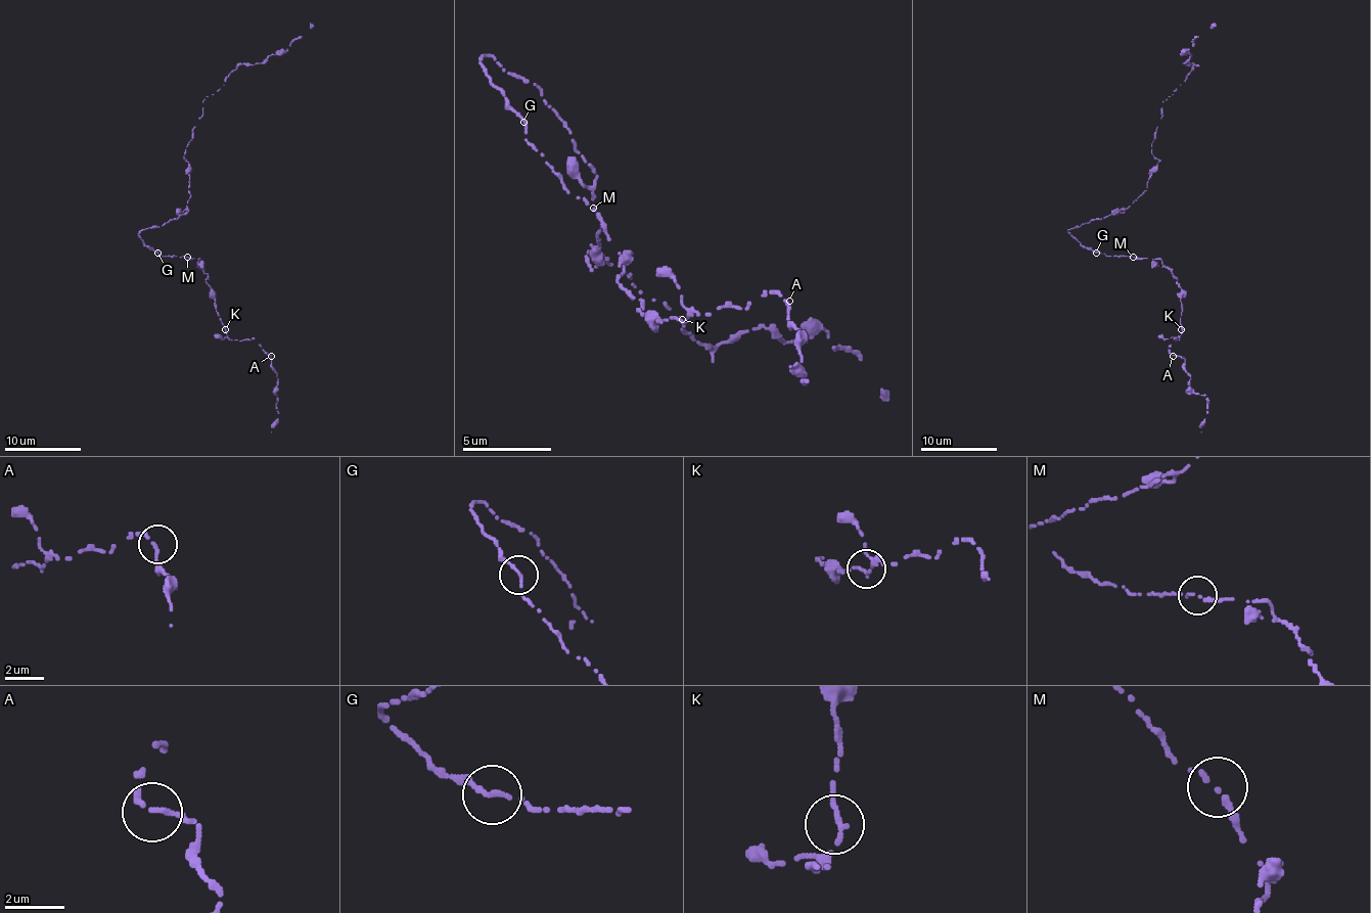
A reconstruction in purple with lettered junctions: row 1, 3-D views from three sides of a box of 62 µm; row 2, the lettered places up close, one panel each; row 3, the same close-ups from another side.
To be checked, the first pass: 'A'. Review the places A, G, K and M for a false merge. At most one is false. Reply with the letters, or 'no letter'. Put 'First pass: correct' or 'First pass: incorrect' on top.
First pass: incorrect
no letter

